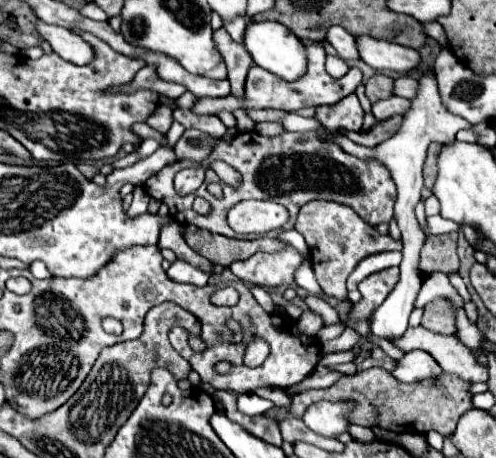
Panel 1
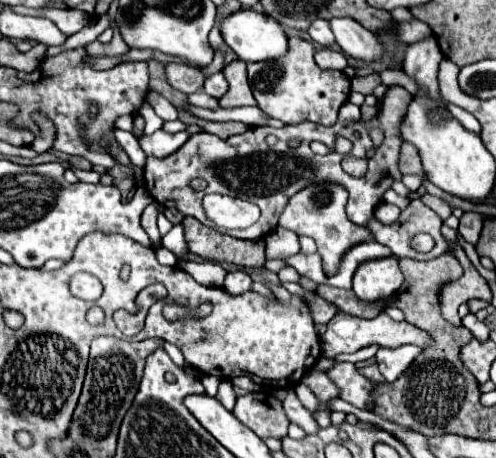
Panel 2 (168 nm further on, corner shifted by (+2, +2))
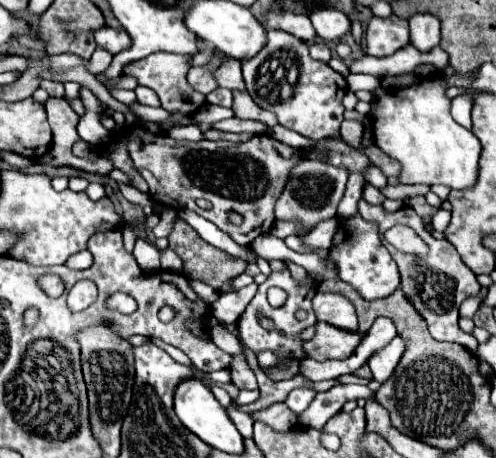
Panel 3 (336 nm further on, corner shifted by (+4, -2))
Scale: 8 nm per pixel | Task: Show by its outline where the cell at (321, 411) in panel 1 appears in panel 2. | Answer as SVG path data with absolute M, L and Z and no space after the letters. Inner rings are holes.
M298 384L298 386L296 386L296 396L298 396L298 400L304 404L304 408L308 408L312 414L318 412L318 408L320 408L320 400L316 398L316 394L314 394L308 386Z

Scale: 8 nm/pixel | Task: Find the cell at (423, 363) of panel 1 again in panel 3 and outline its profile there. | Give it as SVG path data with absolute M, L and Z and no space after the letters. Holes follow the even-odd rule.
M394 336L384 348L380 348L378 352L374 352L368 358L368 368L372 372L372 378L376 382L386 382L392 374L392 370L396 368L400 354L404 352L404 340L400 336Z

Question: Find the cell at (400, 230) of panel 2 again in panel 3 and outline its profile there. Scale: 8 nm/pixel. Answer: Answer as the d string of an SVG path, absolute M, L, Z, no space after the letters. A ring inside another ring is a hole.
M360 200L358 202L358 212L364 220L370 220L370 222L378 222L380 224L380 238L384 240L384 232L390 228L390 226L396 226L396 224L404 224L404 226L410 226L426 244L428 244L428 254L424 258L418 258L414 254L406 254L406 252L400 252L398 248L390 246L386 240L384 240L384 246L388 248L390 256L394 258L394 262L398 264L398 272L400 272L400 288L404 292L404 296L410 300L410 304L416 308L416 312L426 320L428 324L428 332L434 340L446 340L446 342L456 342L456 344L462 344L464 348L476 352L476 338L462 332L460 326L458 326L458 308L462 304L464 298L468 296L476 296L480 292L480 284L476 280L476 274L460 260L460 256L456 254L456 248L448 242L448 240L438 240L434 236L430 236L424 228L422 228L422 218L410 208L410 206L402 206L400 210L396 212L386 212L384 206L374 206L374 204L368 204L366 200Z

